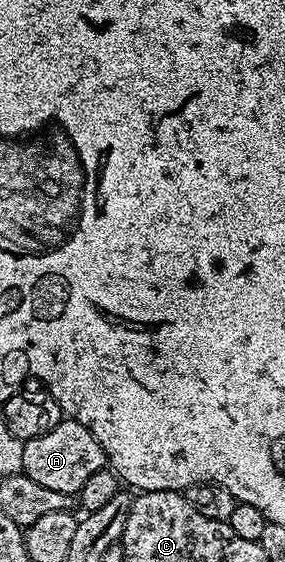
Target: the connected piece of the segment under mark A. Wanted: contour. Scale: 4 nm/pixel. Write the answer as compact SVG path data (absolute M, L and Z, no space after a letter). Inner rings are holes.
M63 419L45 435L36 435L36 439L22 442L22 472L28 475L28 479L36 479L36 483L52 491L76 495L84 487L84 482L106 464L104 451L100 443L96 443L92 431L69 419Z

